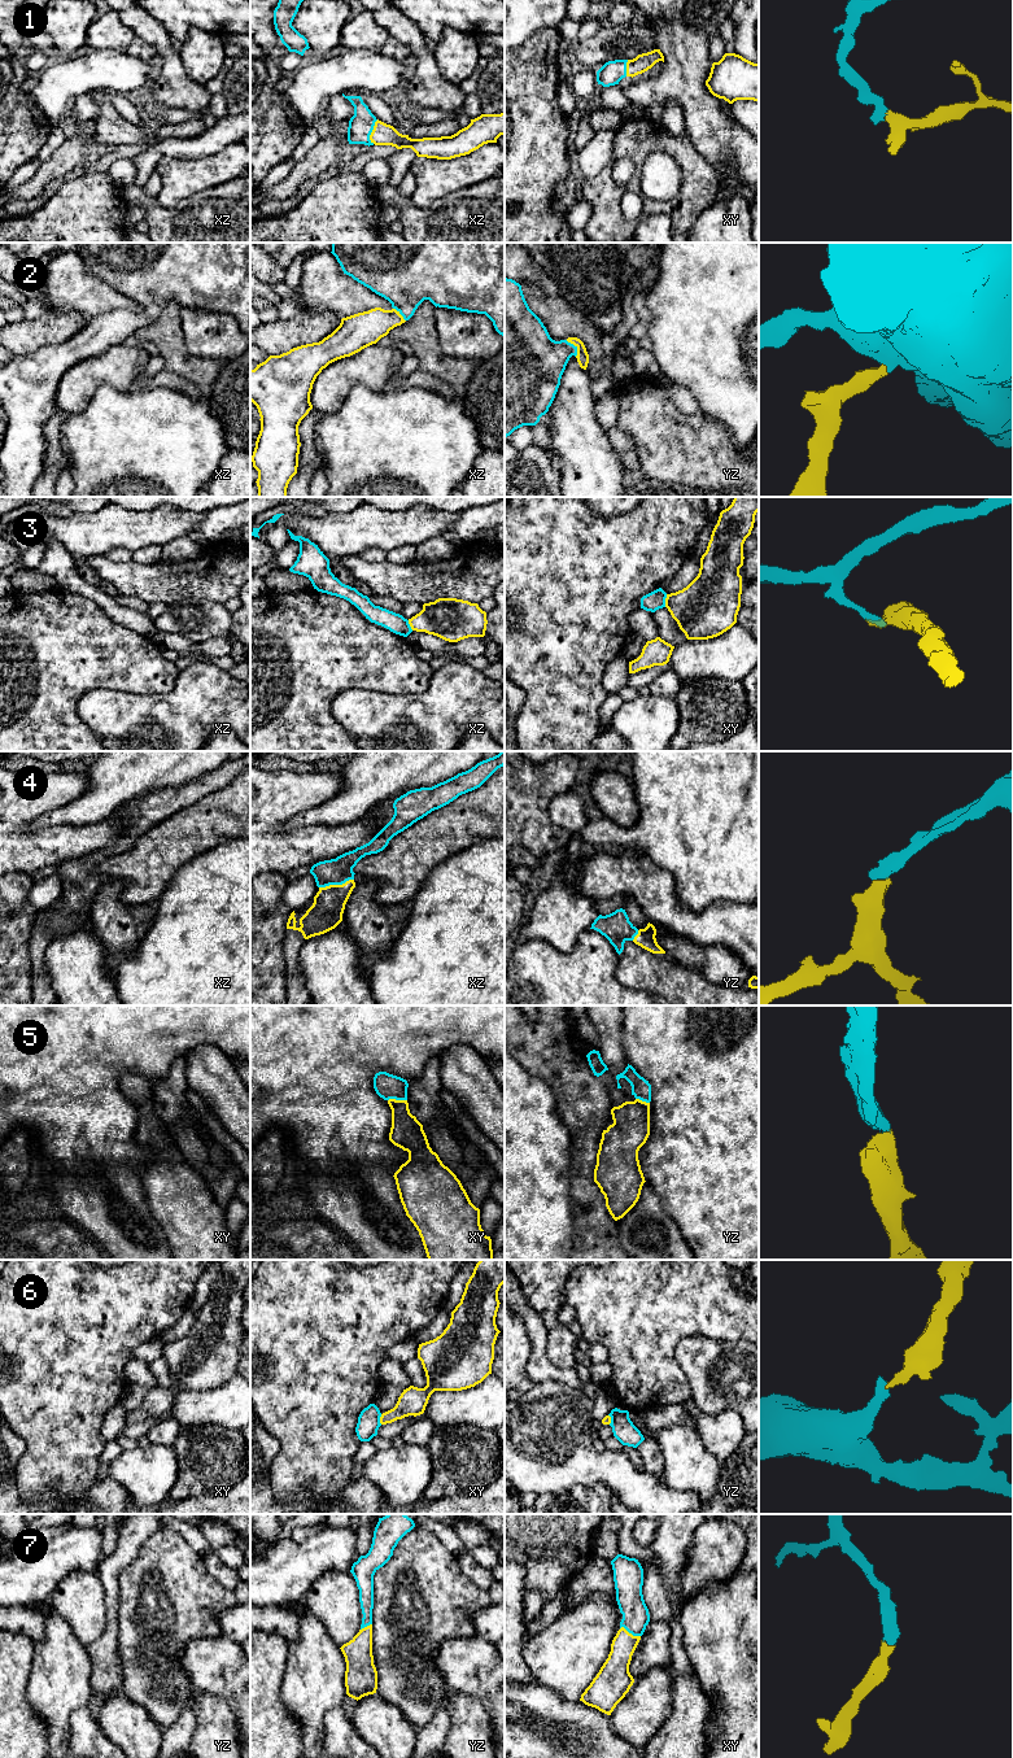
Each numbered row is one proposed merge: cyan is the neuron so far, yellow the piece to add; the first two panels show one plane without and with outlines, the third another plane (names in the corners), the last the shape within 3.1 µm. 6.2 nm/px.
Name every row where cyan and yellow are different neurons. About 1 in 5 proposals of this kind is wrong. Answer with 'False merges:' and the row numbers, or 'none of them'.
False merges: 3, 6

